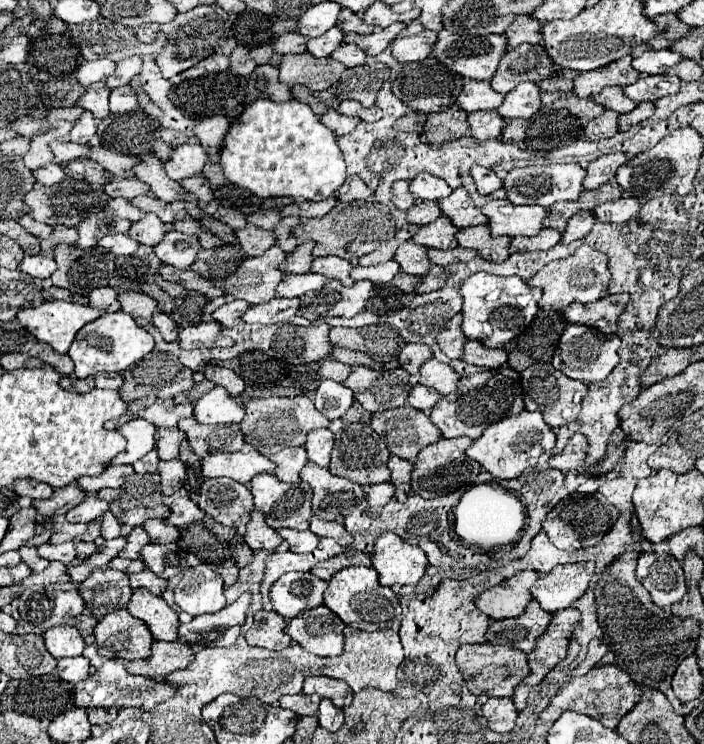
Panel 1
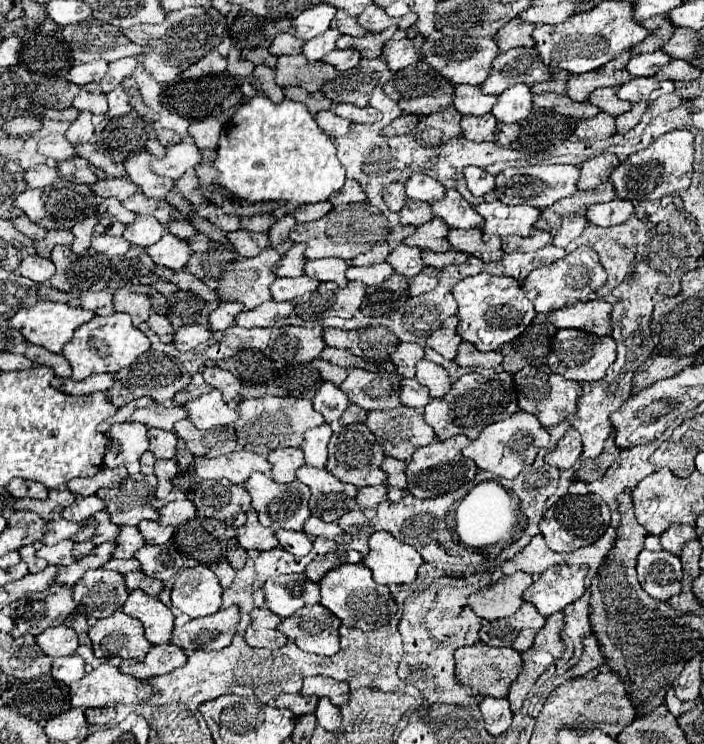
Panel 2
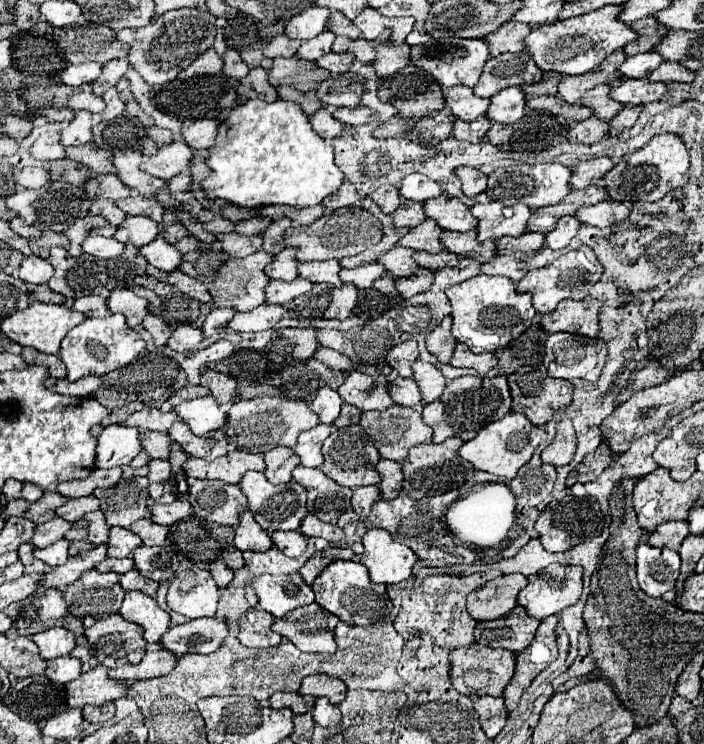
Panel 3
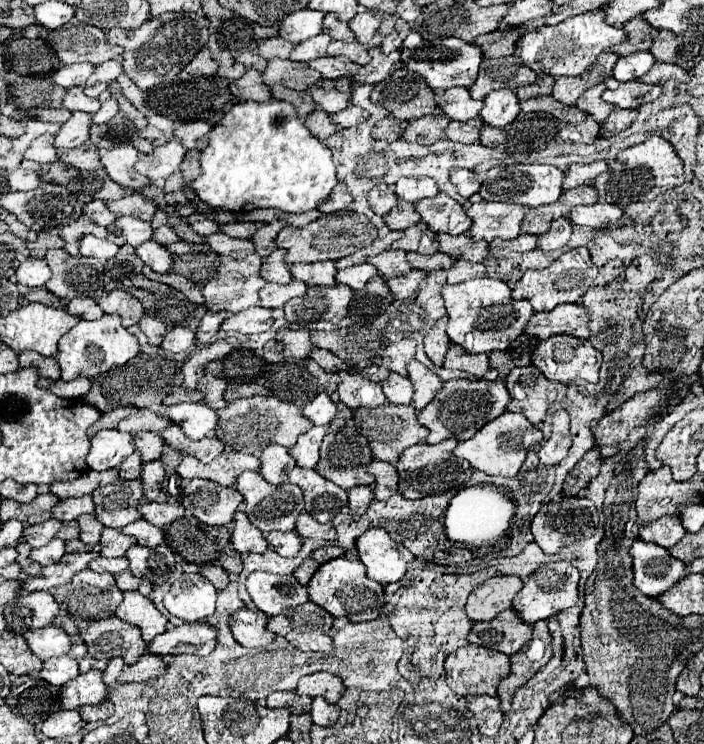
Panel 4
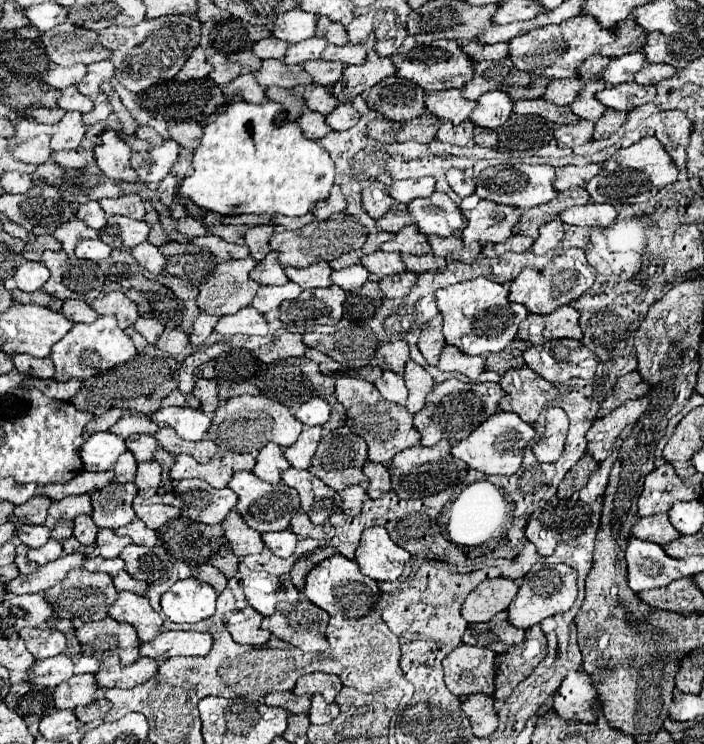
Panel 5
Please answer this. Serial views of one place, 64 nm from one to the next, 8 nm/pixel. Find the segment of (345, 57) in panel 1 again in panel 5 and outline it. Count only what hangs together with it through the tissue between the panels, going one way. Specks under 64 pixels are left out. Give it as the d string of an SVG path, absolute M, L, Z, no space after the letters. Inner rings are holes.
M326 60L304 62L304 70L312 76L314 84L322 86L332 86L342 76L344 68L346 68L344 62L326 62Z

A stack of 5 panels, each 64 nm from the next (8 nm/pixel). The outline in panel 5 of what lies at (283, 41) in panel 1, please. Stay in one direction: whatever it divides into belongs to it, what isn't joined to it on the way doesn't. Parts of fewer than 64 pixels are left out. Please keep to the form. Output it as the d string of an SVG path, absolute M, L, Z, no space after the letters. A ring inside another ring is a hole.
M266 38L266 40L260 40L252 46L254 54L260 58L260 60L266 60L266 58L284 58L286 56L286 50L288 50L288 42L282 42L278 38Z

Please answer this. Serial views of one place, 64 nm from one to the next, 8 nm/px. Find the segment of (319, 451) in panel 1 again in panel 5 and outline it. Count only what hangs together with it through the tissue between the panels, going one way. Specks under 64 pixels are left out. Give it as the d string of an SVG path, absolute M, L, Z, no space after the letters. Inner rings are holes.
M314 426L314 428L304 428L302 434L298 436L298 440L284 450L284 456L288 458L288 462L294 468L308 468L312 462L312 456L320 444L322 438L322 428Z

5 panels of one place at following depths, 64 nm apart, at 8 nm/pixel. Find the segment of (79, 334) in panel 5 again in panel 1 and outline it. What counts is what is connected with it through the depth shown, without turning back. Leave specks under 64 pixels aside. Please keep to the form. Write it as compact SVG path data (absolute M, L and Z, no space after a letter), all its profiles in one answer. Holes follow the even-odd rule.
M118 310L114 314L102 314L98 320L84 326L76 334L76 338L68 350L68 356L74 360L74 366L76 366L74 376L82 380L82 378L88 378L102 370L124 372L126 368L134 366L138 360L142 360L152 350L154 350L152 334L146 332L144 328L140 328L130 314Z

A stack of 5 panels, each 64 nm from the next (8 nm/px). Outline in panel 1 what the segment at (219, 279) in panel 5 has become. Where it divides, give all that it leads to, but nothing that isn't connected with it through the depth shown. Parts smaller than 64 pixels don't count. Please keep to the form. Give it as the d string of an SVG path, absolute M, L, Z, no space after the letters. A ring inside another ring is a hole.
M280 246L268 248L258 258L246 258L230 276L220 280L218 284L226 294L234 298L242 298L250 304L262 304L276 298L276 286L284 278L282 270L278 270L280 262L286 260L286 252Z

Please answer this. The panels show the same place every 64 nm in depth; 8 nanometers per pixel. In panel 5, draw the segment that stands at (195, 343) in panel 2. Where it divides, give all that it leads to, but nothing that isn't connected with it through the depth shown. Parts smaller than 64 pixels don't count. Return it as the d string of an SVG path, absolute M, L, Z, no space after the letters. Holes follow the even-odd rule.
M174 328L160 336L160 340L156 342L156 348L164 350L168 354L180 354L188 346L188 342L190 342L190 334L186 334L180 328Z

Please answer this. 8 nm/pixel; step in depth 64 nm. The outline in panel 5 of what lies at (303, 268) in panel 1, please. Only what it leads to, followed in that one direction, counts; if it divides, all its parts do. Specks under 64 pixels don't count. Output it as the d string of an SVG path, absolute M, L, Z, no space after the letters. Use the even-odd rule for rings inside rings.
M274 250L262 260L258 262L258 266L252 270L250 278L254 278L260 284L286 284L286 272L278 262L278 254L274 254Z

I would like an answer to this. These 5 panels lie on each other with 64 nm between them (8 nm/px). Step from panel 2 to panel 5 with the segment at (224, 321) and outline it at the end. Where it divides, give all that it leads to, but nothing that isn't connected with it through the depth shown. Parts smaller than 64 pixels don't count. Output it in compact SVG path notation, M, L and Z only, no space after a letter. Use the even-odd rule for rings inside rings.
M200 314L194 322L194 330L190 334L190 342L194 346L202 346L204 340L214 332L214 326L218 324L220 316L212 316L212 314Z

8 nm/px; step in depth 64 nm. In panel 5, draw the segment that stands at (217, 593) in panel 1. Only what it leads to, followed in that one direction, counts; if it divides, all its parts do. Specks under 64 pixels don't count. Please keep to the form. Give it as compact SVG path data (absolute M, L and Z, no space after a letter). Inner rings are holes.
M194 576L174 582L174 586L160 598L162 612L172 622L200 622L214 614L216 608L216 590L198 582Z

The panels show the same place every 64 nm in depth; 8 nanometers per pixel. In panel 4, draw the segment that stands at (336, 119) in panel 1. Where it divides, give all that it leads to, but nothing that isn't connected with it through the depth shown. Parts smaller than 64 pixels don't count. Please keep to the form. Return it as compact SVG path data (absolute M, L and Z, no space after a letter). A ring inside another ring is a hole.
M314 110L312 114L308 114L306 116L306 126L310 128L310 132L316 136L316 138L320 138L320 140L328 140L336 130L338 130L338 126L334 126L332 122L330 122L330 116L324 112L324 110Z

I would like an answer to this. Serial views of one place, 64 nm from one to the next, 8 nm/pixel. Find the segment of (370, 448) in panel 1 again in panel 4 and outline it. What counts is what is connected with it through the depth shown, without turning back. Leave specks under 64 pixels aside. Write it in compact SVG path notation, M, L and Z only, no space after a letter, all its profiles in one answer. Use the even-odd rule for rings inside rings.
M344 426L340 430L332 430L326 434L322 446L320 446L320 462L316 466L316 470L320 472L320 476L324 476L326 480L338 484L340 488L354 488L354 486L362 486L362 484L374 484L374 478L370 478L370 474L366 474L366 466L374 460L370 444L366 440L366 436L358 434L356 428Z

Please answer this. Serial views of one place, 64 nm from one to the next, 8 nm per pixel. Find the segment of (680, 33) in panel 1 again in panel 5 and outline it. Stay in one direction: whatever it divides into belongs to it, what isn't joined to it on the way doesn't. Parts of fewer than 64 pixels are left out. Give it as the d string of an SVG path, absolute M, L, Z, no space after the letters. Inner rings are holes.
M628 18L624 20L622 24L618 24L616 28L616 42L610 44L610 46L604 46L600 50L600 54L604 56L610 56L610 58L616 58L616 56L624 56L628 52L640 52L642 46L644 46L644 40L648 36L646 30L642 30L642 26L638 26L638 22L634 22L634 18Z

